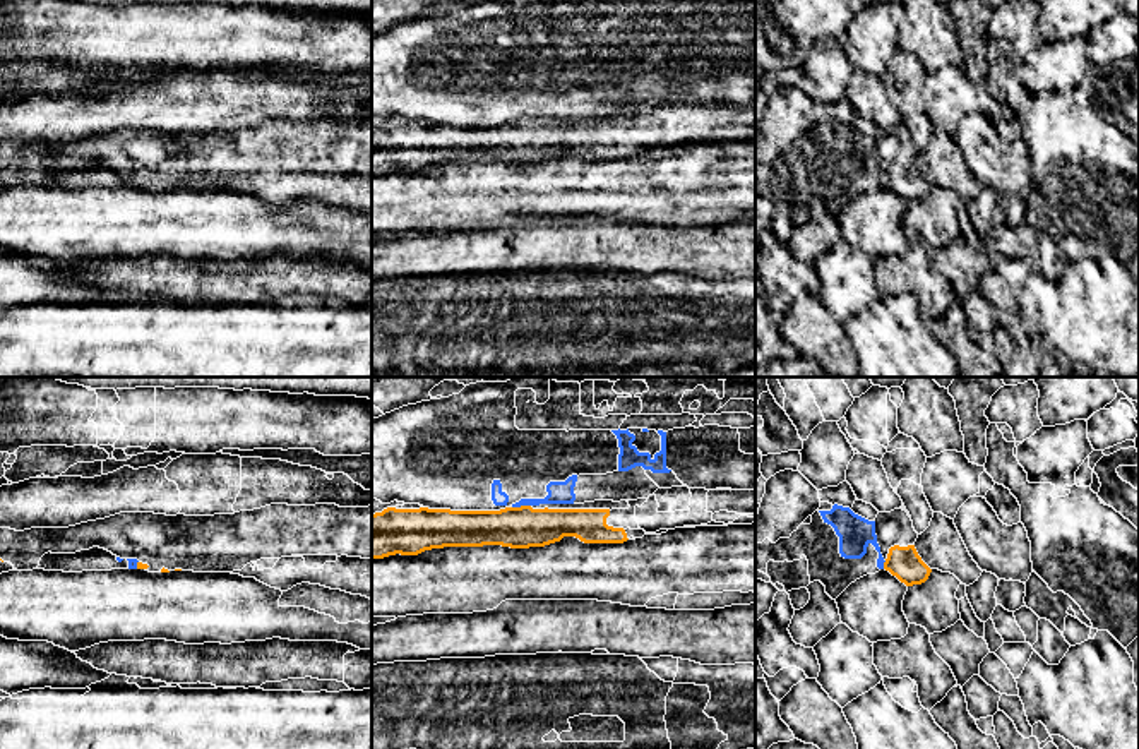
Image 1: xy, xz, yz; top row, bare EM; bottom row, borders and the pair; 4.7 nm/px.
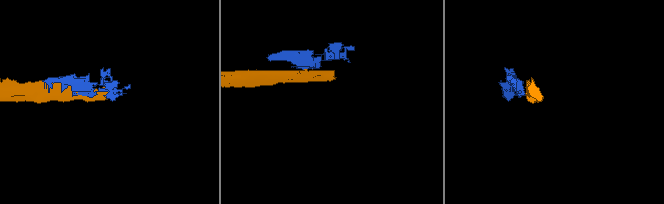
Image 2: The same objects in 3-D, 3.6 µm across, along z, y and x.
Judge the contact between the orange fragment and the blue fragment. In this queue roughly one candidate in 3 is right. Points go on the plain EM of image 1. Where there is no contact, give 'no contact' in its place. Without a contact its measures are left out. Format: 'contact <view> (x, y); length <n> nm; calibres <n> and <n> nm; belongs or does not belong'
contact xz (521, 122); length 90 nm; calibres 190 and 110 nm; does not belong

